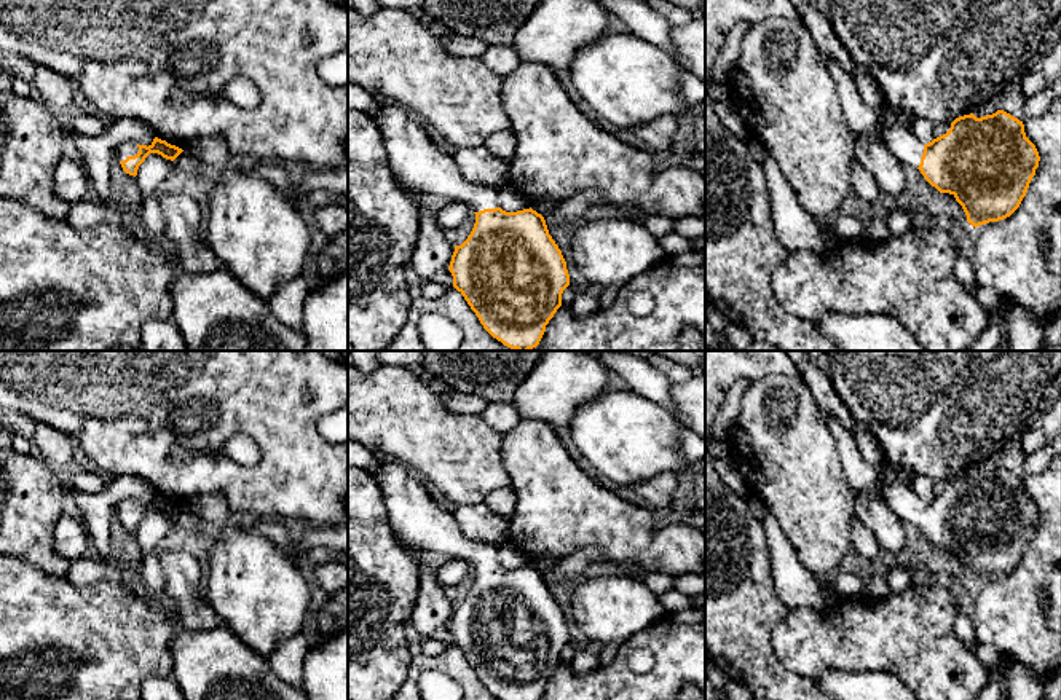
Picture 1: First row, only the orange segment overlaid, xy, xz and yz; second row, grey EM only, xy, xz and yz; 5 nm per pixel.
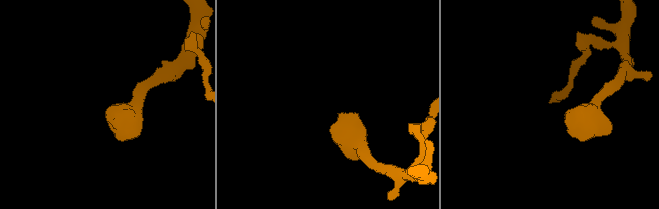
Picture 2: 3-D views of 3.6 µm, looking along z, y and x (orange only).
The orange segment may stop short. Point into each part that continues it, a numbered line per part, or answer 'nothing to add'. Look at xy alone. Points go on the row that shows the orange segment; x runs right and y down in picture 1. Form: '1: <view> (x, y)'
1: xy (126, 149)

